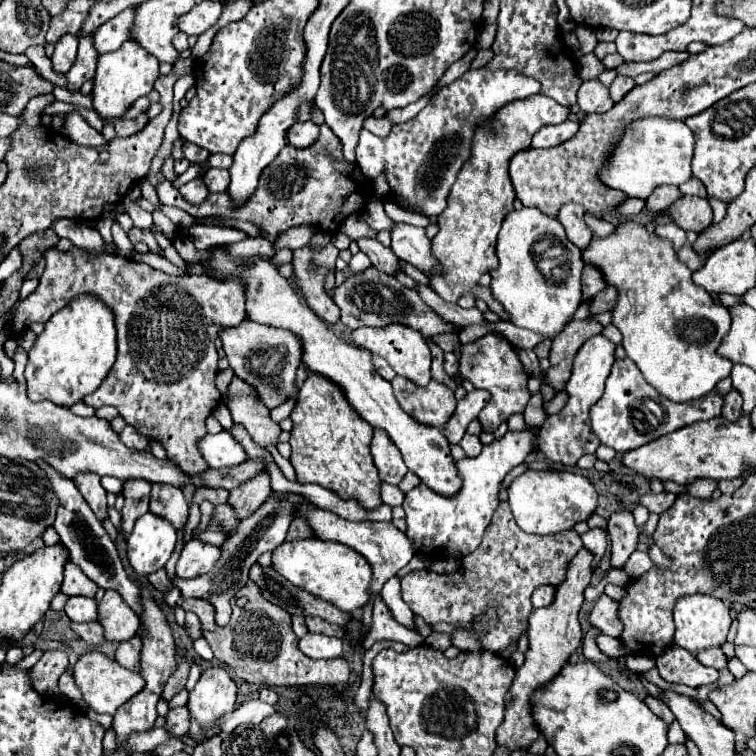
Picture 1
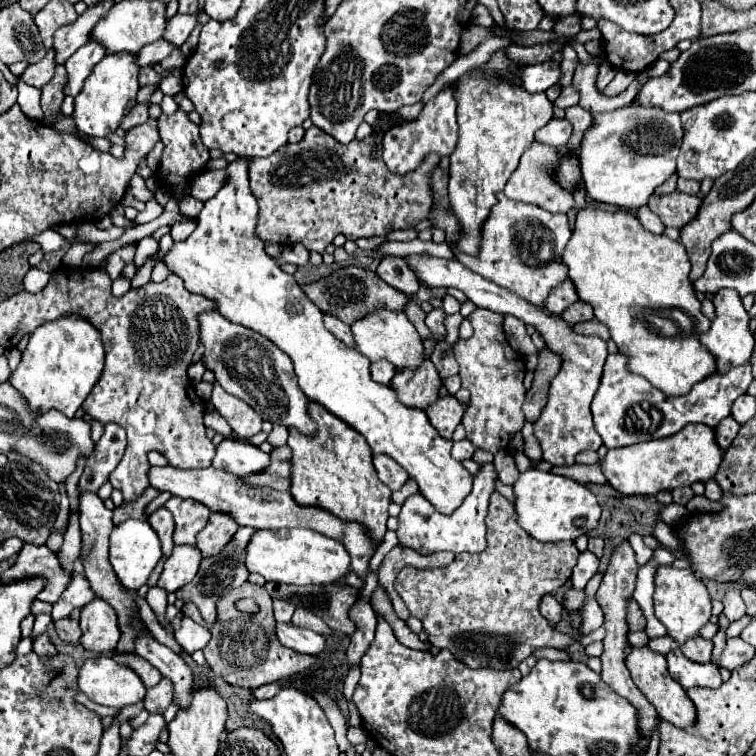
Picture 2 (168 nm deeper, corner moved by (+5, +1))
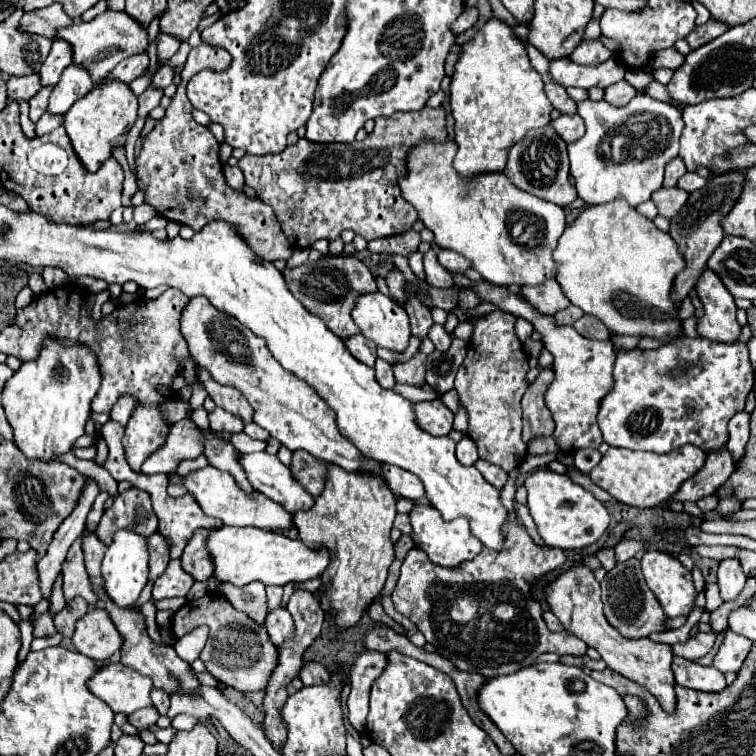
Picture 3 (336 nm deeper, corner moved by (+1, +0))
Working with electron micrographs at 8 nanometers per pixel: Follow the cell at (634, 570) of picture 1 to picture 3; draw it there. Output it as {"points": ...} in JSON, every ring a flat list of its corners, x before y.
{"points":[[646,550,640,558,646,584,662,604,668,618,688,616,694,608,696,590,692,584,692,574,662,550]]}

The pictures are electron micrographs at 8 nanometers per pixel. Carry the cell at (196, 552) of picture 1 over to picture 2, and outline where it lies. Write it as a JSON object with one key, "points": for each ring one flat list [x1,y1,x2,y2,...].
{"points":[[176,545,168,561,164,563,164,571,160,575,158,585,170,593,178,591,182,585,190,583,196,577,200,561,202,553,198,553,196,545]]}

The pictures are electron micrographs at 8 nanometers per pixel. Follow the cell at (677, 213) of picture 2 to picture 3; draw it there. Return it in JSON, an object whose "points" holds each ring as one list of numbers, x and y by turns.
{"points":[[660,188,652,194,652,202,658,208,658,214,666,216,666,218,674,218,674,214,680,212,680,208,684,206,688,198,688,192,680,190,680,188]]}

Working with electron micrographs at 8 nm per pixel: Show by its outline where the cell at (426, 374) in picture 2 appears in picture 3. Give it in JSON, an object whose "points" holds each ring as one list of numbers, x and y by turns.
{"points":[[418,350,410,360,392,364,392,370,394,370,396,382,422,386,424,384,424,370,426,370,426,354,422,354]]}

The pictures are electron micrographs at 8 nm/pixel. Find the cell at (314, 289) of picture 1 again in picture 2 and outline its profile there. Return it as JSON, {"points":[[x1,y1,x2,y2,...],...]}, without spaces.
{"points":[[324,313,324,325,330,333,334,333,340,341,344,341,346,345,354,347,354,337,352,337,352,331,350,331,350,325,338,321,336,317,330,317,328,313]]}

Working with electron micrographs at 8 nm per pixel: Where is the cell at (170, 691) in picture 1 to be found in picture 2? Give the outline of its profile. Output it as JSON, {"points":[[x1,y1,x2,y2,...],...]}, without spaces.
{"points":[[164,677,158,685,154,685,152,689,148,689,148,693,144,697,144,707,150,713,164,713,170,703,172,703,170,681,166,681,166,677]]}

